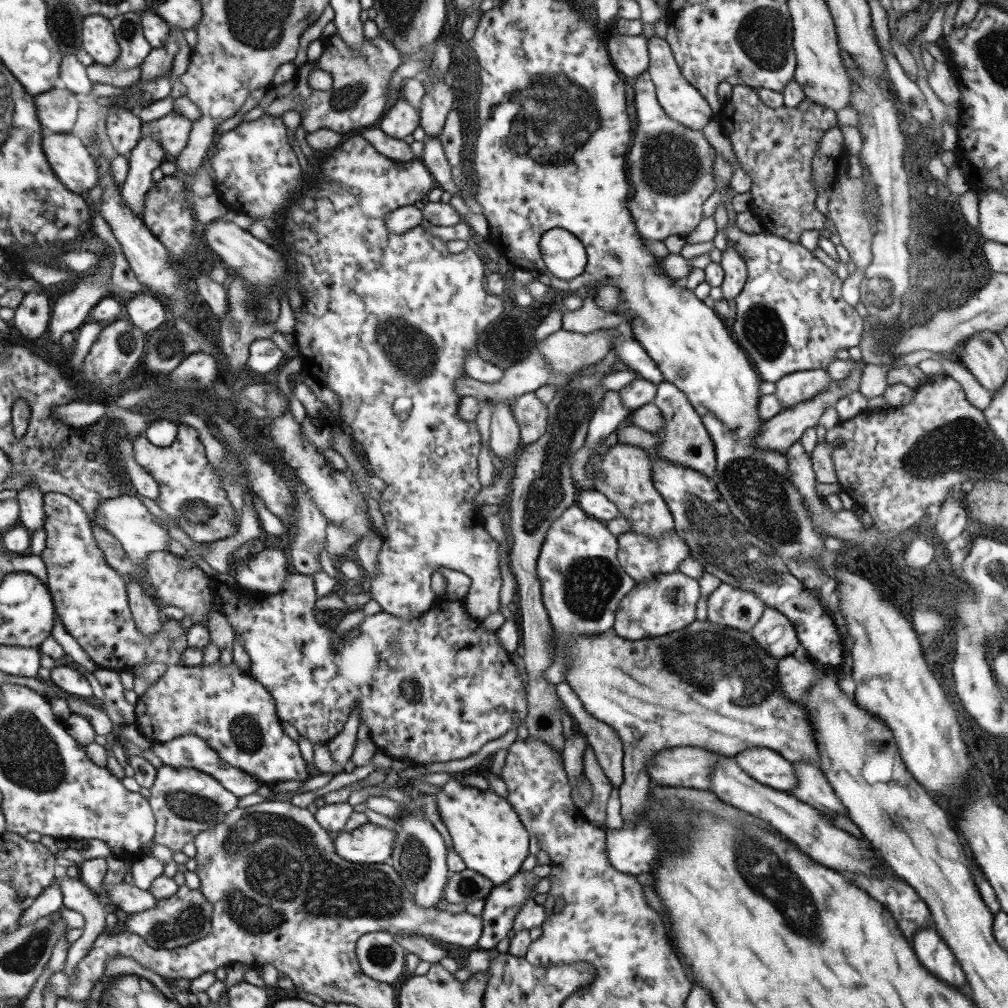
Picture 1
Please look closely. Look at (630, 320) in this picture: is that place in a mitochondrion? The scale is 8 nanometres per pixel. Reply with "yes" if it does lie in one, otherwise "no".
no

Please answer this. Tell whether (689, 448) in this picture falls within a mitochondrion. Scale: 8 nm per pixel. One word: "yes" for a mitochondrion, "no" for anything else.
yes

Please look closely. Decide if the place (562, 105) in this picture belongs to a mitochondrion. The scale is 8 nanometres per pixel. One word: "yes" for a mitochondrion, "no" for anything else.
yes

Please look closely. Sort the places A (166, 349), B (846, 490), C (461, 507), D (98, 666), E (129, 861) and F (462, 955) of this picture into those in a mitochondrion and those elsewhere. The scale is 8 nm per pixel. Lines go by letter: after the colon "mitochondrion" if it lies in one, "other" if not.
A: mitochondrion
B: other
C: other
D: other
E: other
F: other

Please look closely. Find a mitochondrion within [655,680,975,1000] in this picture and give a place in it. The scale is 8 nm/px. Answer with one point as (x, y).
(766, 875)

